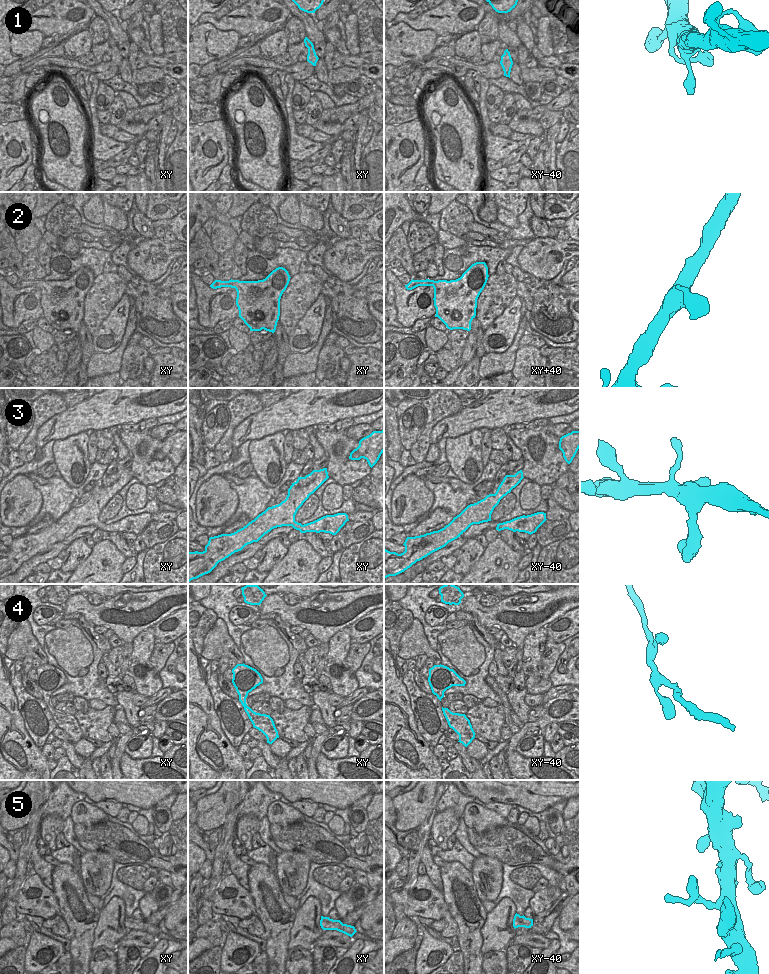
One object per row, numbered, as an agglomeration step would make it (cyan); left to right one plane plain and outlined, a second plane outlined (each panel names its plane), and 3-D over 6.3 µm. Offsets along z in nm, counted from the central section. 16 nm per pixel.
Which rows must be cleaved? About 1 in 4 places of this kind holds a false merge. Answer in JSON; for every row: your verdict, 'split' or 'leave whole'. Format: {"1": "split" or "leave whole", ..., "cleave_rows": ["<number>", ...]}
{"1": "leave whole", "2": "leave whole", "3": "leave whole", "4": "leave whole", "5": "leave whole", "cleave_rows": []}

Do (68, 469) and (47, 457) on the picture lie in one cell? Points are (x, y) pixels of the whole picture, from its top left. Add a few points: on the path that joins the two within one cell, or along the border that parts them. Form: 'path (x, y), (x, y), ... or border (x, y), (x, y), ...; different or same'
border (55, 440), (53, 444), (53, 461); different

